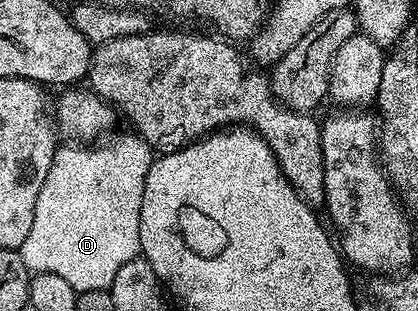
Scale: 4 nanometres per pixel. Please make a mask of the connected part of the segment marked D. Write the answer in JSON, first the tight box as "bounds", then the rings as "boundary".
{"bounds":[18,133,153,292],"boundary":[[[134,133],[114,135],[98,145],[56,146],[45,185],[37,193],[29,237],[18,248],[28,271],[57,273],[78,292],[108,290],[117,269],[141,255],[141,197],[153,149]]]}

